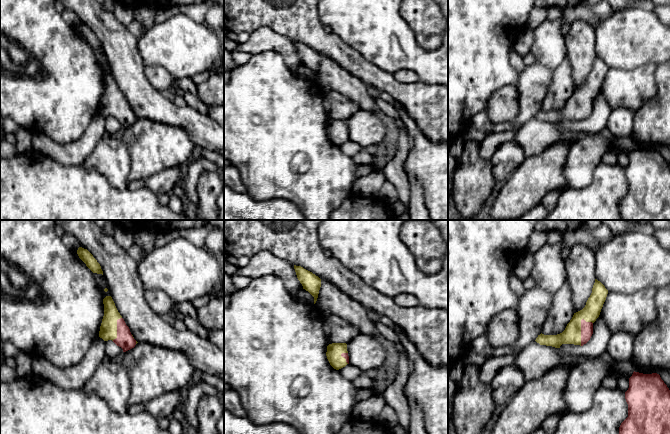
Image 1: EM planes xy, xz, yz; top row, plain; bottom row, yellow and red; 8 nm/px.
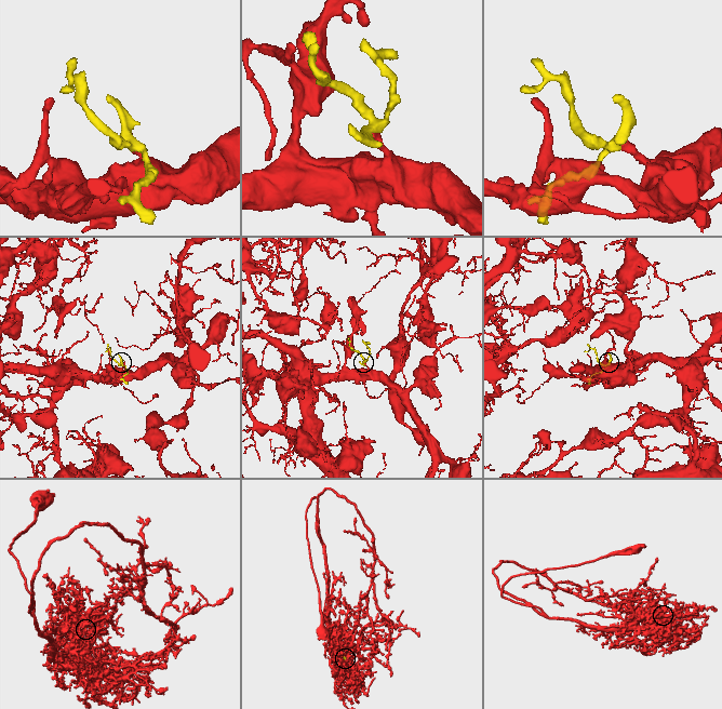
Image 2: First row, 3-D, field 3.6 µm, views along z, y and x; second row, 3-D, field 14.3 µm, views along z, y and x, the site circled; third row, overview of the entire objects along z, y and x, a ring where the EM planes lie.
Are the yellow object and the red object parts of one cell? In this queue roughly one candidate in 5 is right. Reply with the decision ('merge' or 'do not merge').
merge

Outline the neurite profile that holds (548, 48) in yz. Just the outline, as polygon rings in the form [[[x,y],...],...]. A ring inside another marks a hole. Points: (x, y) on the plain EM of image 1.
[[[545,20],[532,29],[534,36],[530,53],[536,64],[555,70],[566,57],[567,49],[564,36],[560,34],[559,20]]]

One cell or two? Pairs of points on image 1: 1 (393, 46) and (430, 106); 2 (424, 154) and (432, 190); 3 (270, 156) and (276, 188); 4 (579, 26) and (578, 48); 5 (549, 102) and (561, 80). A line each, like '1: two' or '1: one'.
1: two
2: one
3: one
4: one
5: one

